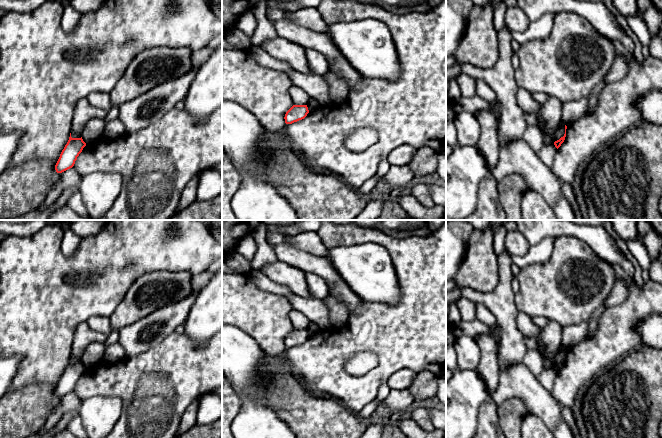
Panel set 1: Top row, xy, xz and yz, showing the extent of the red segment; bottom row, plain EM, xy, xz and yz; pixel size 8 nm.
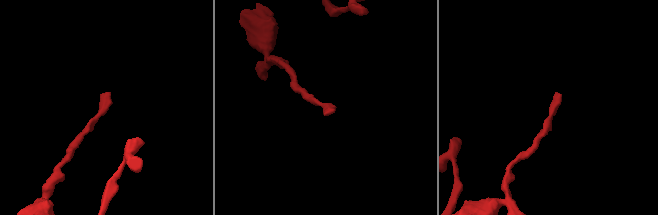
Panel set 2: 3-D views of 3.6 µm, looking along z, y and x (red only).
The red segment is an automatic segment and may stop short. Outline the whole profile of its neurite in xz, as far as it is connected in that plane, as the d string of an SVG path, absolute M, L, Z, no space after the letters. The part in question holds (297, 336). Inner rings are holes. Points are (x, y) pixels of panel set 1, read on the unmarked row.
M293 329L285 338L285 347L292 348L304 343L309 337L307 329Z

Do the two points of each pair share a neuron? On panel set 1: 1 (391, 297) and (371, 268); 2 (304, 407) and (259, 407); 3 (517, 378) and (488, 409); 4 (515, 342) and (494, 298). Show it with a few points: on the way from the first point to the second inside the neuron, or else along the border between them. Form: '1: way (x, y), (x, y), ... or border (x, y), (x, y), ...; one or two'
1: way (386, 290), (371, 275); one
2: border (270, 384), (267, 402), (288, 424); two
3: border (490, 399), (496, 406); two
4: way (508, 331), (508, 322), (504, 309); one

